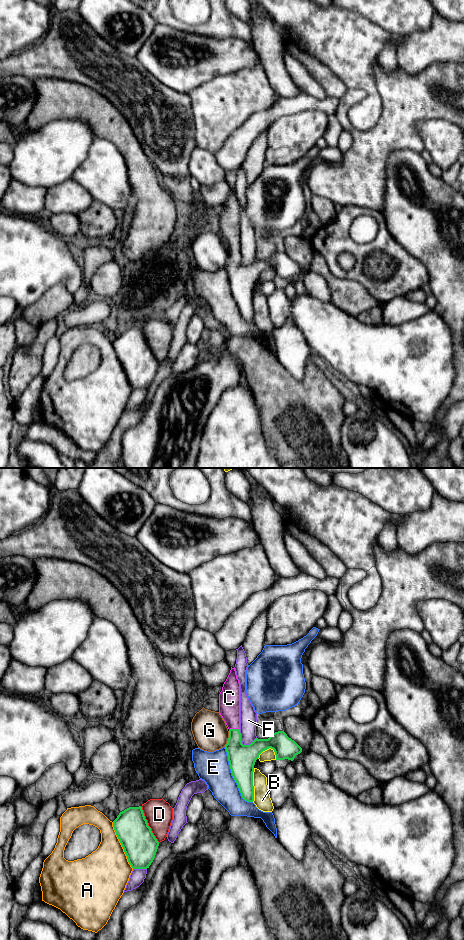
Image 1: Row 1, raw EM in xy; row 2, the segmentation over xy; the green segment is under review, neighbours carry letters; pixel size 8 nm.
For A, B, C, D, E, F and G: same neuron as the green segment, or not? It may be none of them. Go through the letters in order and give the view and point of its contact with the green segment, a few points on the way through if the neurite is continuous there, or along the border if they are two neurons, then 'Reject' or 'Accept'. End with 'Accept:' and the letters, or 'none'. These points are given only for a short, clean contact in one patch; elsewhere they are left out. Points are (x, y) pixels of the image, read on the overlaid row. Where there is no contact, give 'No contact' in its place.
A: Touches green at xy (121, 844). Reject
B: Touches green at xy (252, 785). Reject
C: Touches green at xy (234, 729). Path across: xy (242, 758), (234, 748), (234, 729), (229, 709), (229, 699). Accept
D: Touches green at xy (147, 824). Reject
E: Touches green at xy (233, 777). Reject
F: Touches green at xy (241, 743). Reject
G: Touches green at xy (228, 739). Reject
Accept: C

